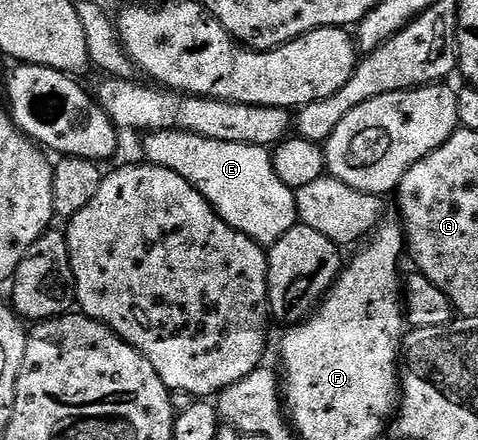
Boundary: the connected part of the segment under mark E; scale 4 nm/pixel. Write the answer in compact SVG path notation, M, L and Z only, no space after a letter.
M152 133L145 138L142 149L146 152L145 160L151 165L159 165L165 169L176 171L236 231L248 235L258 245L269 247L275 245L288 231L292 231L294 225L299 224L298 212L296 211L295 190L288 188L280 179L274 170L274 158L271 150L264 145L245 145L244 143L220 143L216 139L204 139L195 133Z

